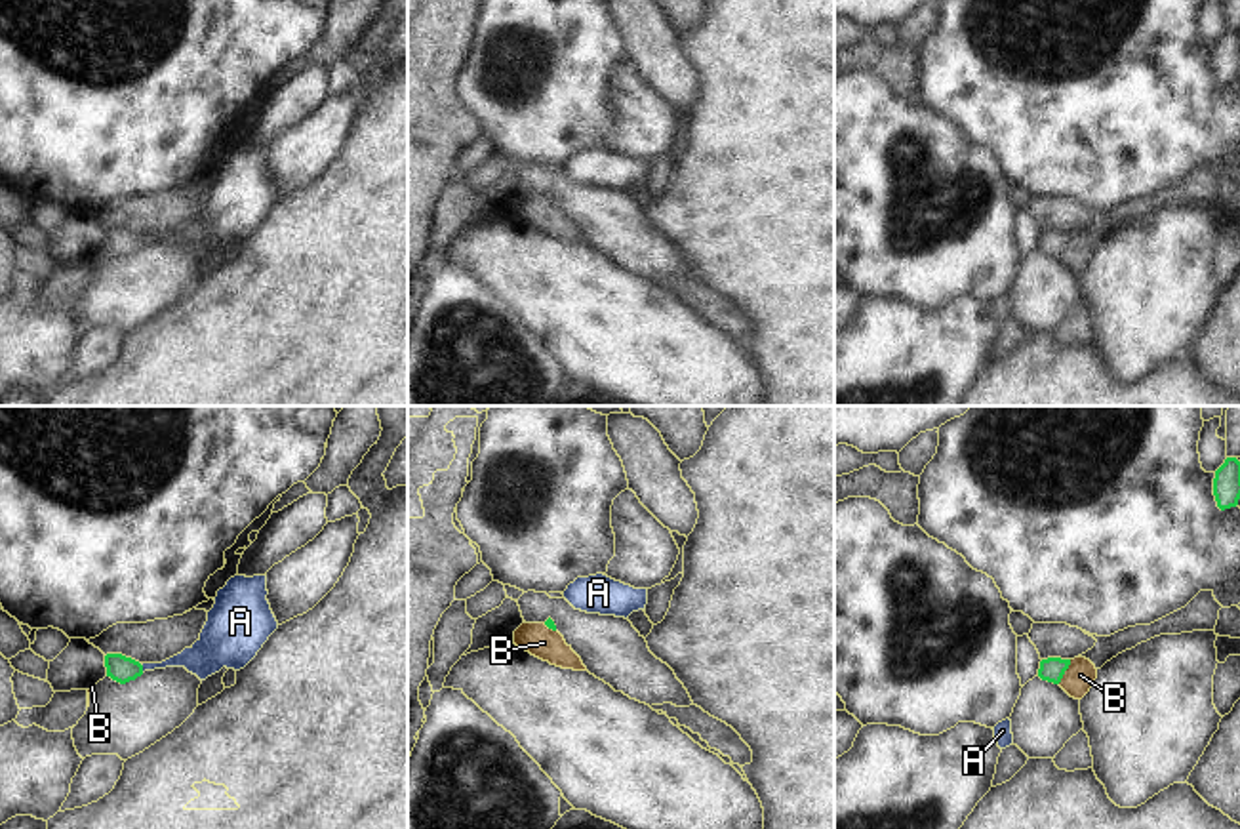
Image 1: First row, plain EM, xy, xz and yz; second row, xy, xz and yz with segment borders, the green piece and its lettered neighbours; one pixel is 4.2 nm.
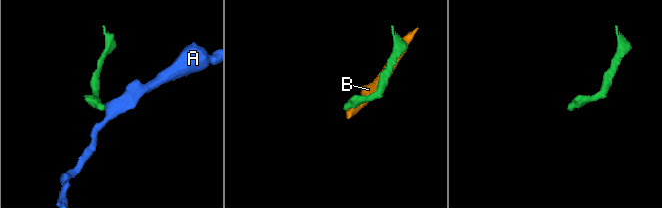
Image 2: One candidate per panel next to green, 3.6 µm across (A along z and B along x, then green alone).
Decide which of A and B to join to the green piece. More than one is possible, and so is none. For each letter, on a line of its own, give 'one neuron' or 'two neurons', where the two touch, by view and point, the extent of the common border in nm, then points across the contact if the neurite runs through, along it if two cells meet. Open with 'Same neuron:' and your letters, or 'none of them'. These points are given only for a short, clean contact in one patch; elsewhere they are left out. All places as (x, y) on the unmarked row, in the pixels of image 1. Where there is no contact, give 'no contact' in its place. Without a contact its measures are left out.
Same neuron: A
A: one neuron | xy (141, 241) | 40 nm | across xy (122, 242), (141, 241), (199, 233)
B: two neurons | yz (1065, 242) | 120 nm | along yz (1071, 233), (1058, 256)

